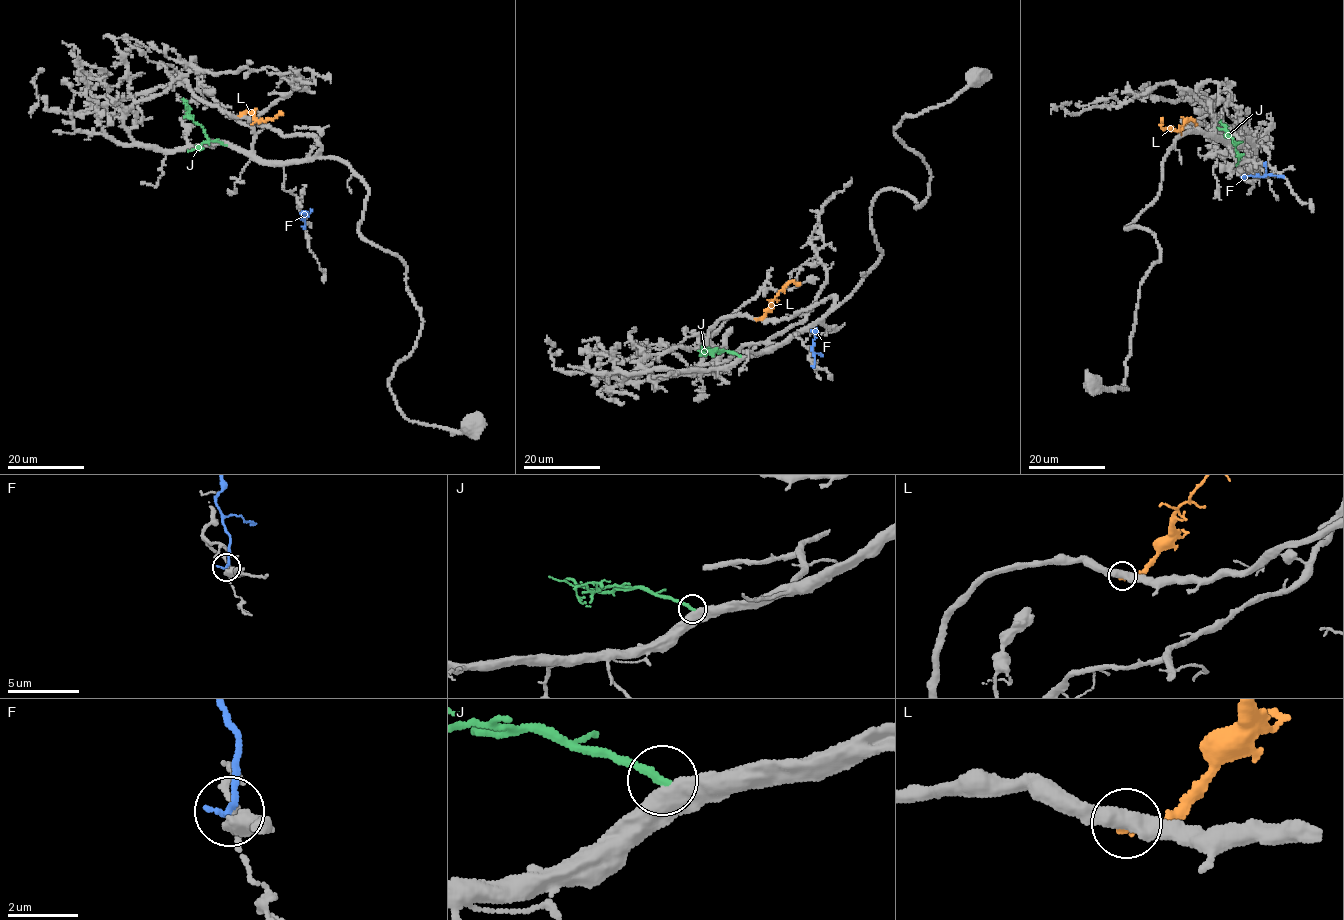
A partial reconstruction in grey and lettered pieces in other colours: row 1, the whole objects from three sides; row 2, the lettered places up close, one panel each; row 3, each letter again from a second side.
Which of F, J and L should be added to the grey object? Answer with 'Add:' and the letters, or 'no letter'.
Add: J

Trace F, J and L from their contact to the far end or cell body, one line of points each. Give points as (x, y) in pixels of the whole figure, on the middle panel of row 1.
F: (814, 366), (811, 347), (816, 328)
J: (740, 356), (724, 350), (717, 352), (707, 348), (704, 354), (697, 351)
L: (757, 319), (763, 316), (776, 295), (791, 281), (799, 283)

